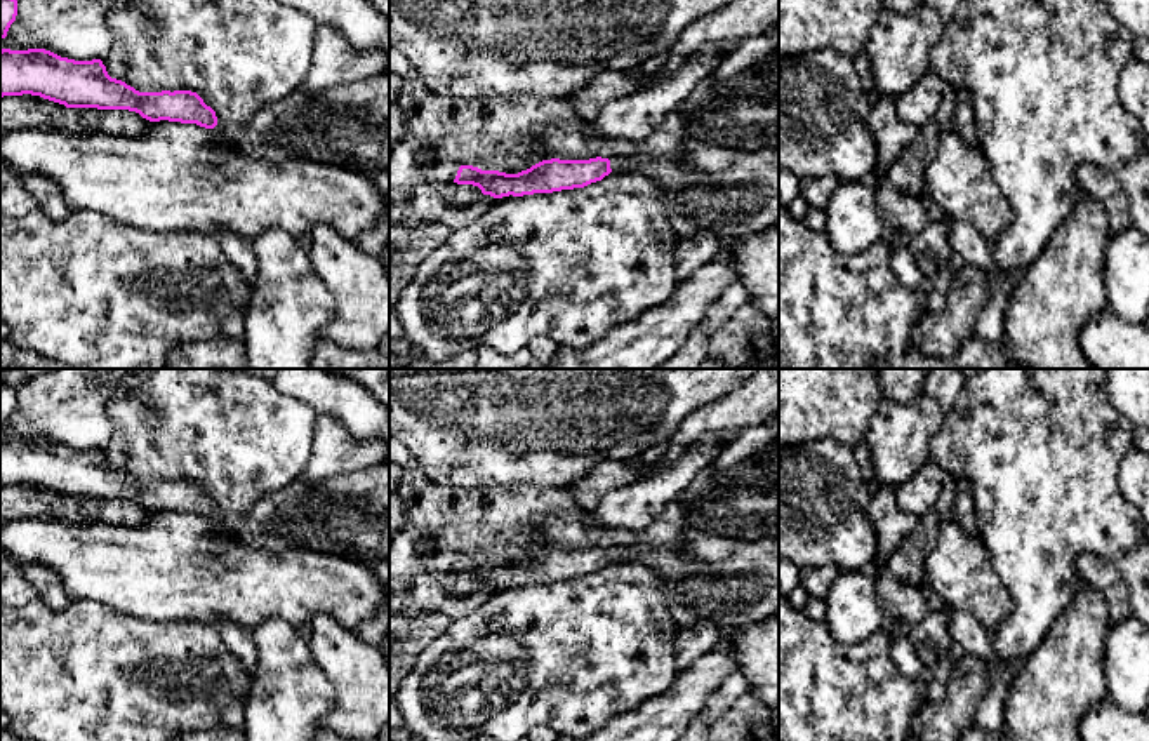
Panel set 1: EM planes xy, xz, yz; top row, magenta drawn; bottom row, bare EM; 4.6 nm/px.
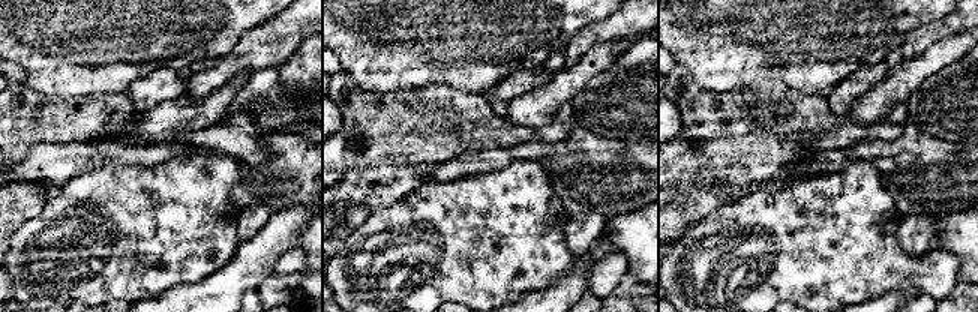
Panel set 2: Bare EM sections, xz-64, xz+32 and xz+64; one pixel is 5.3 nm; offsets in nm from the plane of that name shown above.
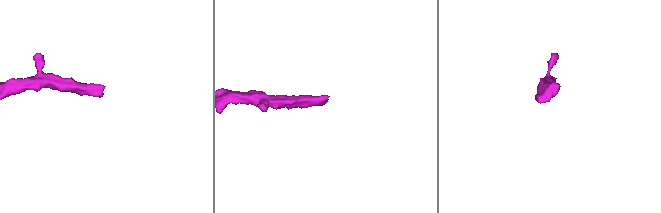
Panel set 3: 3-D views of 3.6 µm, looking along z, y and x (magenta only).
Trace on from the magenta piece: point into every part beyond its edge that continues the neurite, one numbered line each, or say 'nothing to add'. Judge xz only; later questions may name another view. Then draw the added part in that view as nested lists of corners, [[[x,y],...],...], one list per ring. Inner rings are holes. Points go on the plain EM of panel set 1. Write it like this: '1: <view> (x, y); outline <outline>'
1: xz (708, 580); outline [[[685,529],[674,548],[621,546],[612,562],[638,562],[664,581],[664,600],[680,626],[713,624],[720,631],[744,630],[779,612],[779,539],[737,541],[697,529]]]

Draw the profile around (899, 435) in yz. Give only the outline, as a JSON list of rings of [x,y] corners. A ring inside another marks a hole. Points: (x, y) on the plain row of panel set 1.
[[[925,393],[911,402],[881,398],[869,421],[874,478],[880,485],[900,485],[930,461],[930,444],[946,411]]]

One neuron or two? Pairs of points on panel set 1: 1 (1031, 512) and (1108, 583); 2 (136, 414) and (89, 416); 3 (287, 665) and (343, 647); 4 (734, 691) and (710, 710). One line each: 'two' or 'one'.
1: two
2: two
3: two
4: one

